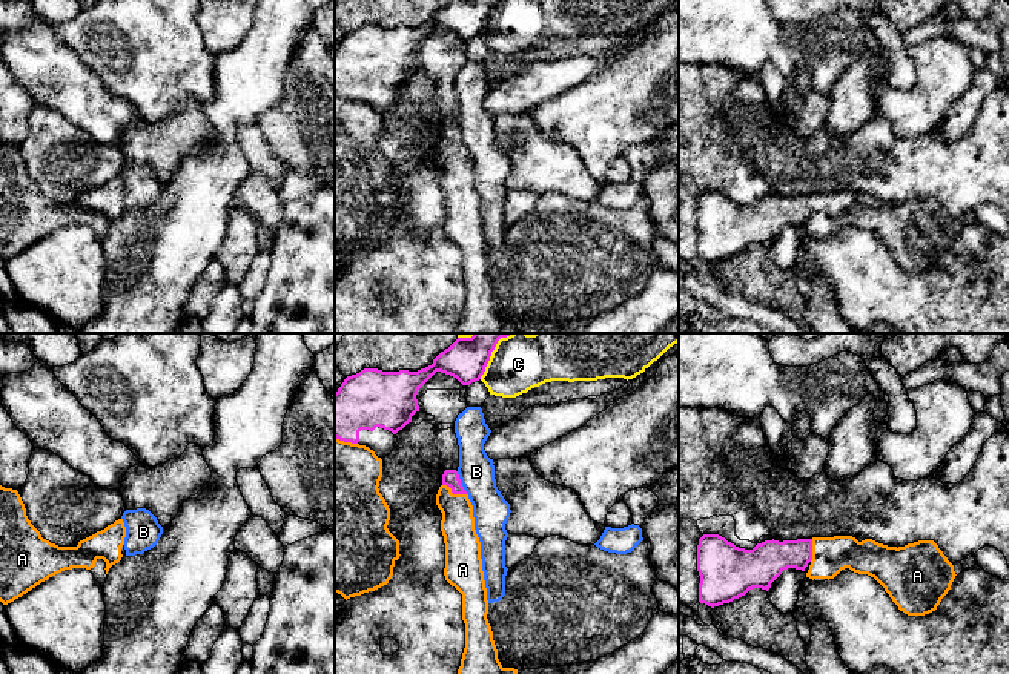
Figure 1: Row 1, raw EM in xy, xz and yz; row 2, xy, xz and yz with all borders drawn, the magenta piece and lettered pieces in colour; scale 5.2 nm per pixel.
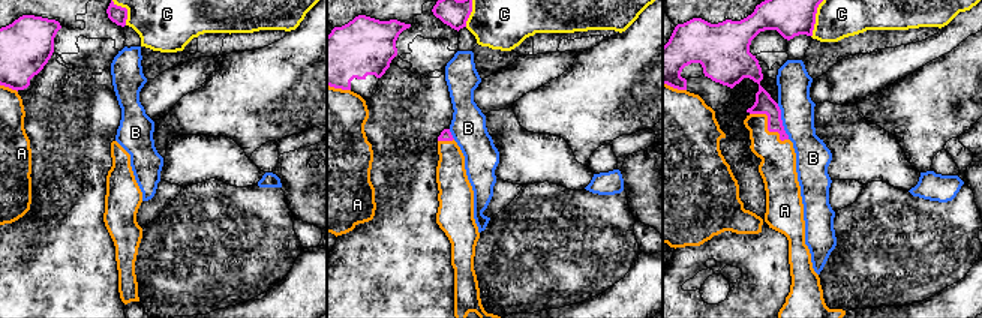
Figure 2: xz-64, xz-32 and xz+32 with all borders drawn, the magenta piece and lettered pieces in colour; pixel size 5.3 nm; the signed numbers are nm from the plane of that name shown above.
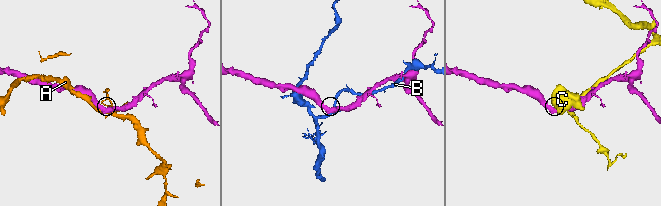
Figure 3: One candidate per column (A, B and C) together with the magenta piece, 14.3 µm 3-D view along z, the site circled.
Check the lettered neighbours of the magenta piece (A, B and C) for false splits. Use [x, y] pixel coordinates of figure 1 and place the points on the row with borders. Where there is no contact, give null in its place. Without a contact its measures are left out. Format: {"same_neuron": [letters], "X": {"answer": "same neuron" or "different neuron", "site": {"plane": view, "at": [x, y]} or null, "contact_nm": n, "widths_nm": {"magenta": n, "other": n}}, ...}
{"same_neuron": [], "A": {"answer": "different neuron", "site": {"plane": "xz", "at": [453, 493]}, "contact_nm": 140, "widths_nm": {"magenta": 90, "other": 180}}, "B": {"answer": "different neuron", "site": {"plane": "xz", "at": [459, 482]}, "contact_nm": 130, "widths_nm": {"magenta": 90, "other": 190}}, "C": {"answer": "different neuron", "site": {"plane": "xz", "at": [492, 350]}, "contact_nm": 300, "widths_nm": {"magenta": 220, "other": 300}}}

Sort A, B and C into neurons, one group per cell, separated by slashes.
A / B / C

